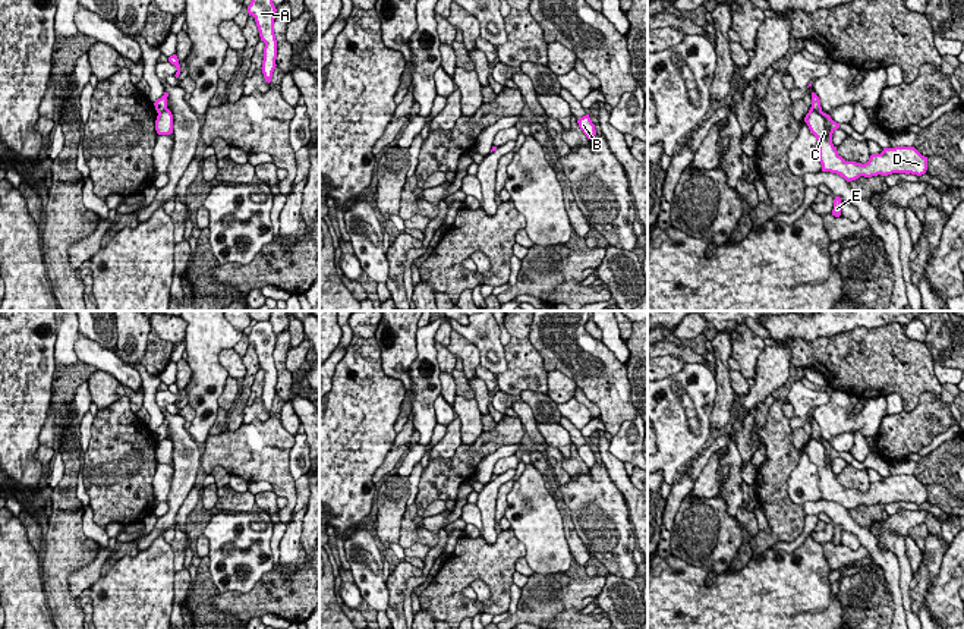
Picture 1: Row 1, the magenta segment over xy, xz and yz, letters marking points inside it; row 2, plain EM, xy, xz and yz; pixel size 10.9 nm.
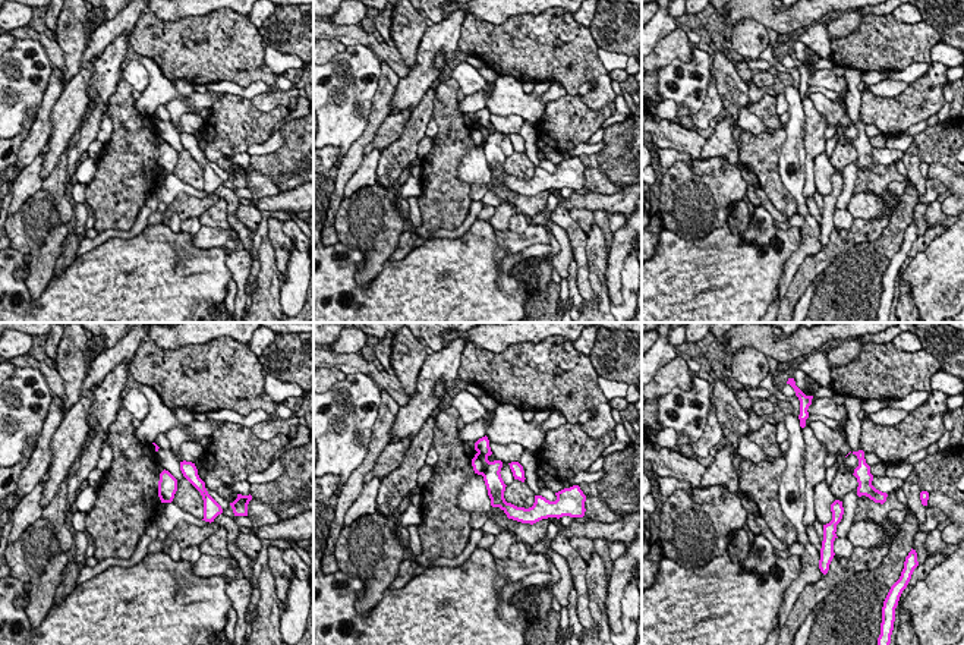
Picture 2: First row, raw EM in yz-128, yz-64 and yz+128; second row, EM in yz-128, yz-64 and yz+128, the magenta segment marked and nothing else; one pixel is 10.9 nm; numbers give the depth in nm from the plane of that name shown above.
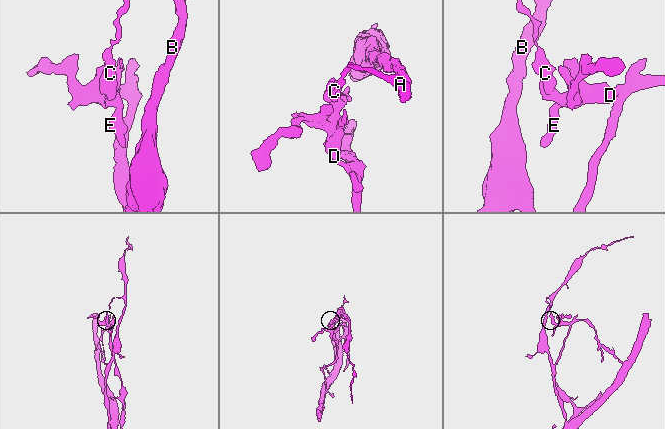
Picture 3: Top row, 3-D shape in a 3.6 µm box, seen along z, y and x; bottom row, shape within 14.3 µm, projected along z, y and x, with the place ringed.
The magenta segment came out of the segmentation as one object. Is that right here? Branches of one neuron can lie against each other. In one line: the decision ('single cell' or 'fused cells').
fused cells

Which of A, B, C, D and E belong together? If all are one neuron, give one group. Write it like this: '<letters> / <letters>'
A B / C D E

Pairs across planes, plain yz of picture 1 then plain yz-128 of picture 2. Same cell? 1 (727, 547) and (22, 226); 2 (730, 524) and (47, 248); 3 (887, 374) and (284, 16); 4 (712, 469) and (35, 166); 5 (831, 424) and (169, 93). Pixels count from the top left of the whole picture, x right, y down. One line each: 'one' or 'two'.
1: one
2: one
3: two
4: one
5: two

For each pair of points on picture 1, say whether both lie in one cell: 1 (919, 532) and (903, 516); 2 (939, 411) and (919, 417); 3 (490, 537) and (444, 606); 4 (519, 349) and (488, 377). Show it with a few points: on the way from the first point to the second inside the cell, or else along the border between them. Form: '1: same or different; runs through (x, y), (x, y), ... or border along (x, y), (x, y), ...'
1: different; border along (925, 522), (913, 527), (907, 535)
2: same; runs through (935, 411), (923, 417)
3: different; border along (498, 534), (492, 543), (487, 543), (481, 537)
4: different; border along (495, 376), (497, 384)

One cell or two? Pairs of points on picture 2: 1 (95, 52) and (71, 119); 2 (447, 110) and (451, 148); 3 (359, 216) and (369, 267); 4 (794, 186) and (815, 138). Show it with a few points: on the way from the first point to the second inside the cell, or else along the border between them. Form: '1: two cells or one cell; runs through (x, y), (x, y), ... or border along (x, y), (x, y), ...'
1: one cell; runs through (88, 68), (75, 91), (72, 103)
2: one cell; runs through (449, 119), (451, 139)
3: one cell; runs through (371, 229), (371, 254)
4: two cells; border along (805, 126), (805, 186), (802, 194)

